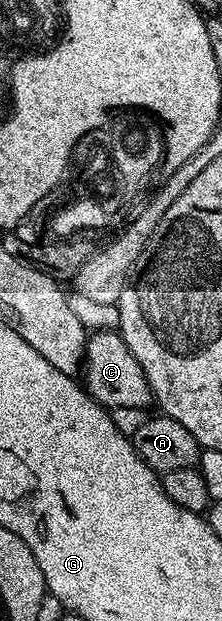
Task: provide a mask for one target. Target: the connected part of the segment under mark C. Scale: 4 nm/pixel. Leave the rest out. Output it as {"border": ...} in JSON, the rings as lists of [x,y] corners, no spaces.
{"border":[[[100,329],[87,336],[80,377],[90,398],[96,404],[103,405],[107,411],[120,407],[146,409],[151,404],[148,379],[140,363],[136,363],[136,355],[132,355],[128,343],[124,343],[121,332],[113,329]]]}

